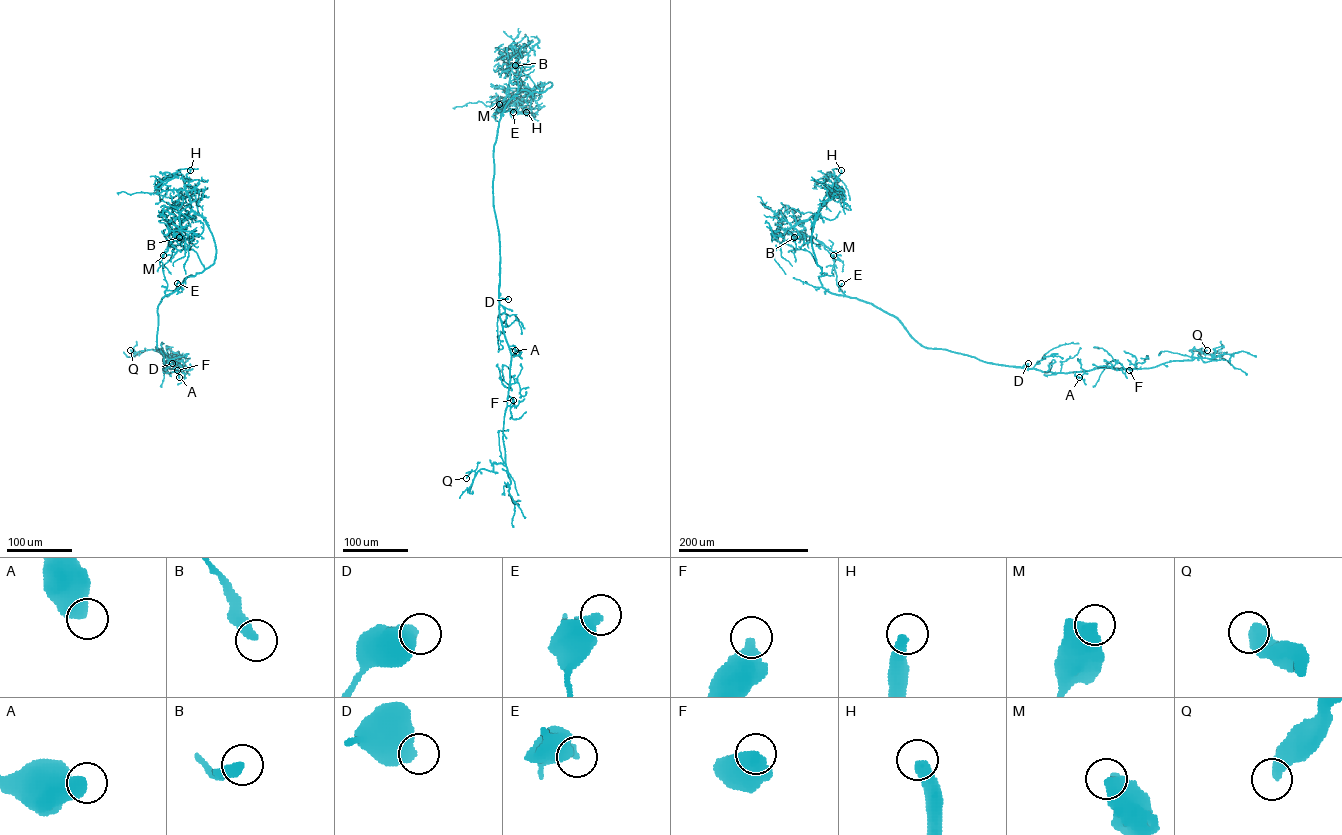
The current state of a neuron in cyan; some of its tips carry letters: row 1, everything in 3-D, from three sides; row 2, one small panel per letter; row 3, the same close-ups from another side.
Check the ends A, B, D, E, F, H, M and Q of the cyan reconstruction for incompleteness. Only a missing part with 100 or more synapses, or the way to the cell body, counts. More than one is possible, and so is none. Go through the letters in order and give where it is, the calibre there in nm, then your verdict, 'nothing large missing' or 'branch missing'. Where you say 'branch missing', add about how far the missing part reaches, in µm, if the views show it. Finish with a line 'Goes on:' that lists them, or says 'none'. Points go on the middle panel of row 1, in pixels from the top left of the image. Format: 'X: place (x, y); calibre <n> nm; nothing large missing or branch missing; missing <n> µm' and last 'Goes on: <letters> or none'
A: place (515, 350); calibre 600 nm; nothing large missing
B: place (515, 65); calibre 360 nm; nothing large missing
D: place (508, 299); calibre 650 nm; nothing large missing
E: place (513, 112); calibre 440 nm; nothing large missing
F: place (513, 400); calibre 480 nm; nothing large missing
H: place (526, 112); calibre 440 nm; branch missing; missing 30 µm
M: place (499, 104); calibre 650 nm; nothing large missing
Q: place (466, 478); calibre 500 nm; nothing large missing
Goes on: H

